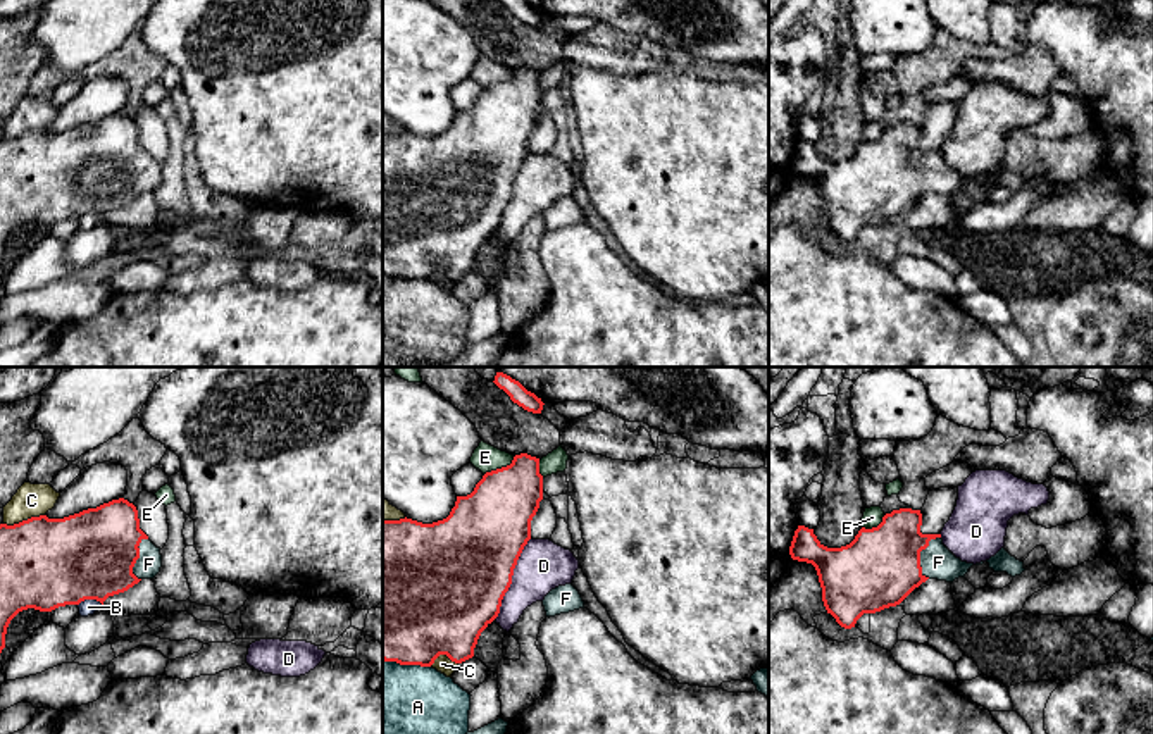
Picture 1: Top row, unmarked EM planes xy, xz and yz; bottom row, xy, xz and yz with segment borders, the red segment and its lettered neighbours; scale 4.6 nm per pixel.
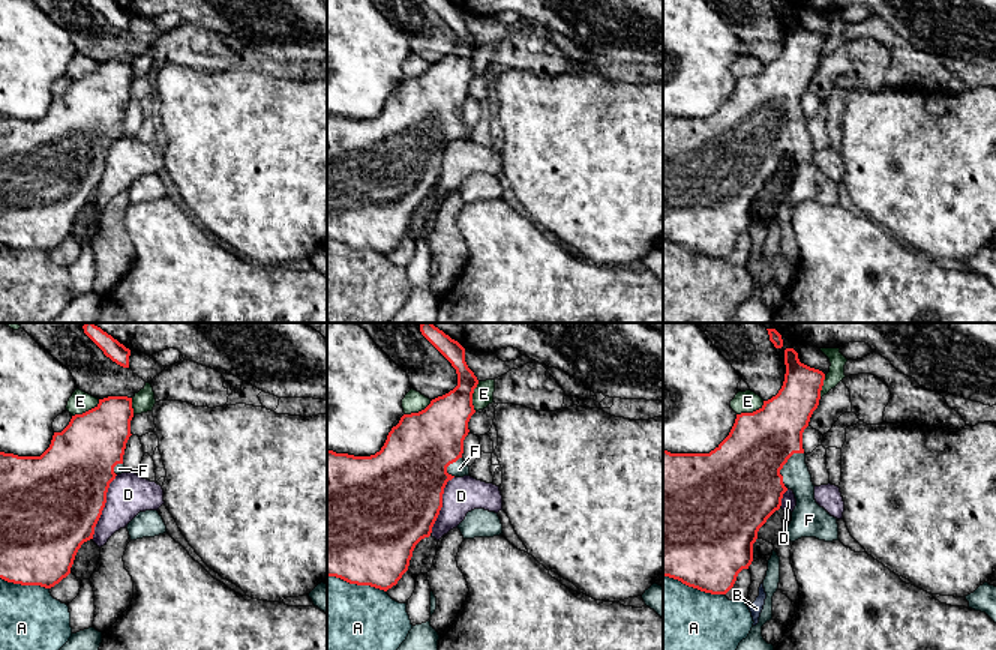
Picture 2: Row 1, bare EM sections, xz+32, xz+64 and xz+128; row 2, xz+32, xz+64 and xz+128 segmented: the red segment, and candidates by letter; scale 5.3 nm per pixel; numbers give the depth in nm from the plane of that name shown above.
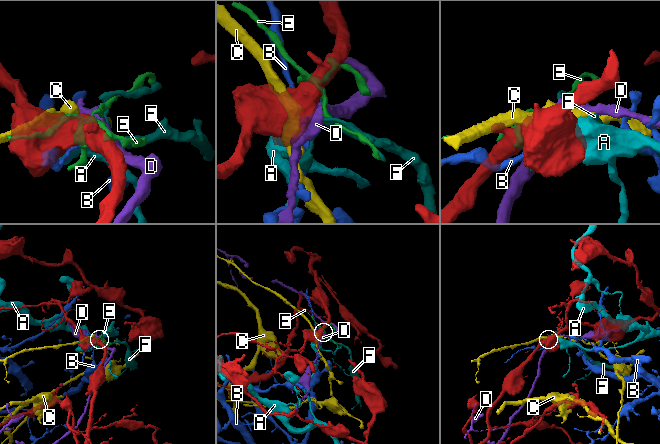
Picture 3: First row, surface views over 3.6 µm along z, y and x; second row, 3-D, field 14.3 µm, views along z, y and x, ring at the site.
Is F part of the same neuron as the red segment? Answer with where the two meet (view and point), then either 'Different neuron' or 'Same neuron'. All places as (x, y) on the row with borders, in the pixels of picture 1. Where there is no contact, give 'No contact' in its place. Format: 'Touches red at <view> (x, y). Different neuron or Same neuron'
Touches red at yz (919, 555). Same neuron

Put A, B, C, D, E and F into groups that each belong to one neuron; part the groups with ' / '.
A / B / C / D / E / F

